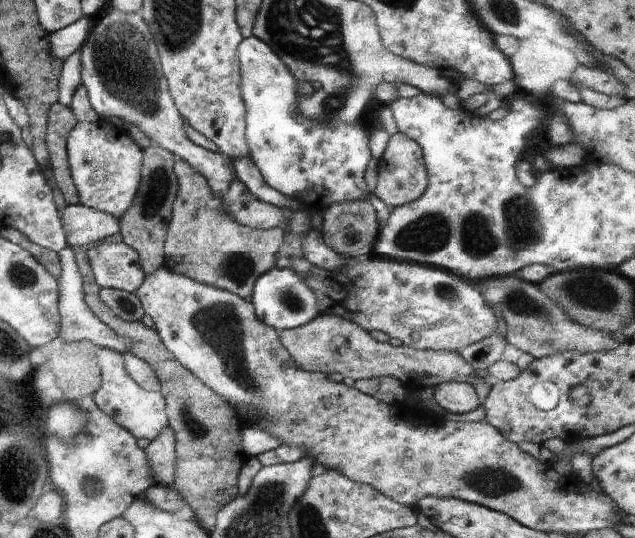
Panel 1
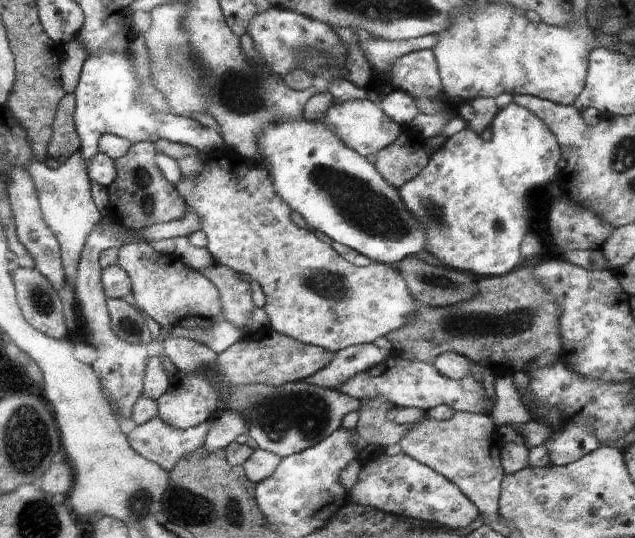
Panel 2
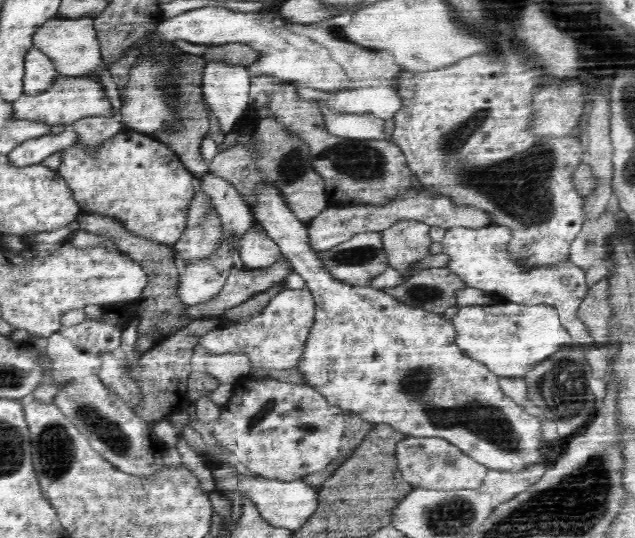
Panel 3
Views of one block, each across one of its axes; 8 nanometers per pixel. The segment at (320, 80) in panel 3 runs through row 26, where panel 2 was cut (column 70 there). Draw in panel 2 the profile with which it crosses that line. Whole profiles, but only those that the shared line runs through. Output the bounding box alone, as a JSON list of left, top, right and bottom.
[27,151,104,286]

